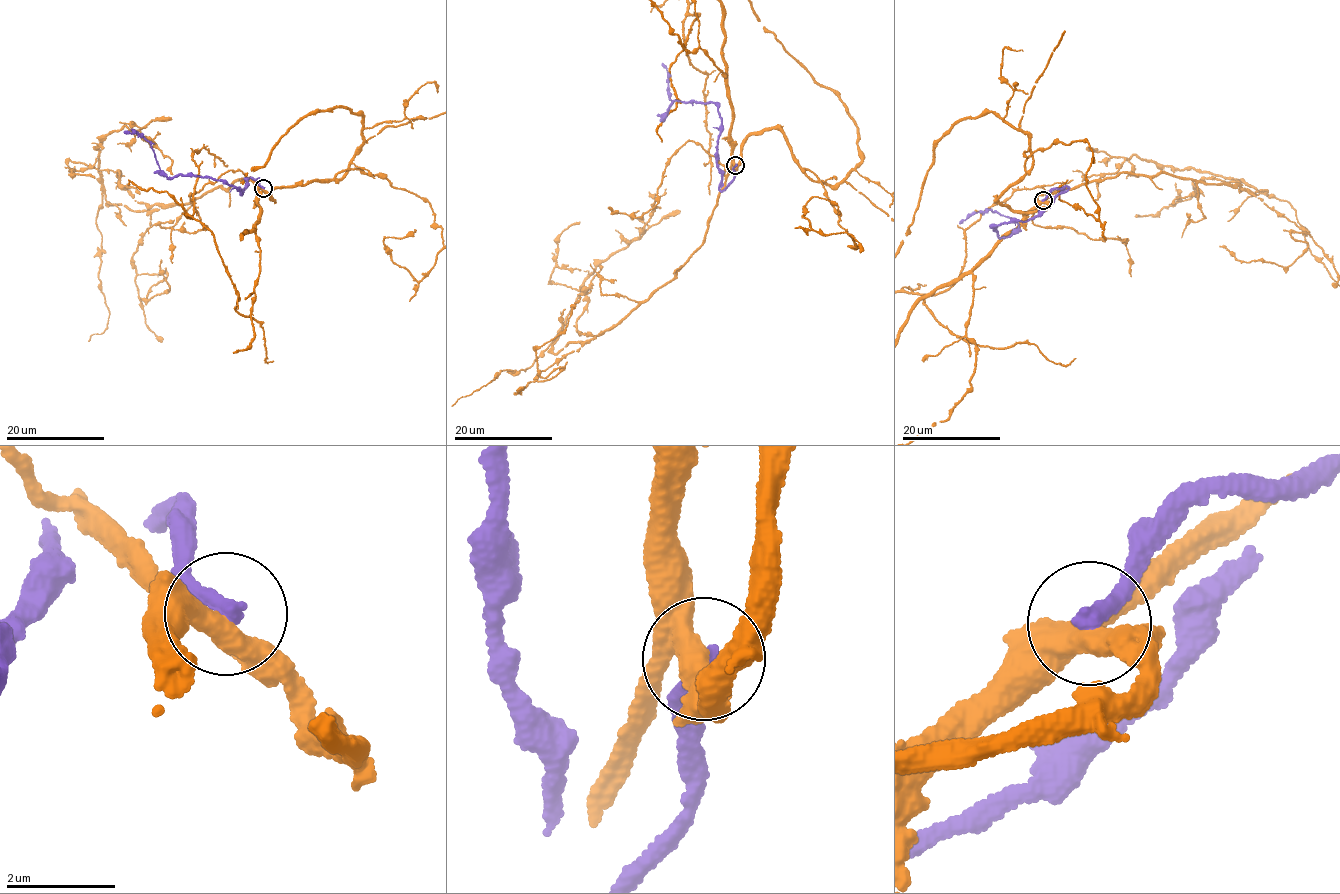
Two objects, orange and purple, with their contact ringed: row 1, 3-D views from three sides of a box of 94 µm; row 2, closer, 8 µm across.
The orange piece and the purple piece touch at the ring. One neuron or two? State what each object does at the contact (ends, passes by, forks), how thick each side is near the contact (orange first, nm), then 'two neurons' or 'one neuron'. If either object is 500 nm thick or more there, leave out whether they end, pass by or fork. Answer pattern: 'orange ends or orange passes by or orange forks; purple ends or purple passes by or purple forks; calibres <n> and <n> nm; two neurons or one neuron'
orange passes by; purple ends; calibres 460 and 320 nm; two neurons

